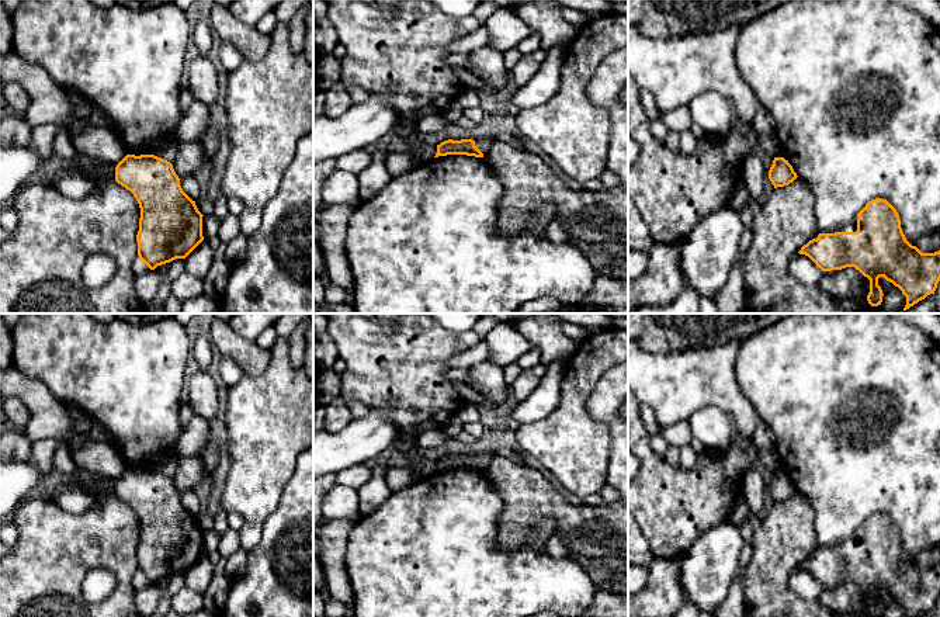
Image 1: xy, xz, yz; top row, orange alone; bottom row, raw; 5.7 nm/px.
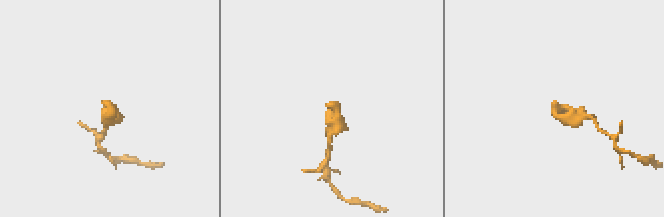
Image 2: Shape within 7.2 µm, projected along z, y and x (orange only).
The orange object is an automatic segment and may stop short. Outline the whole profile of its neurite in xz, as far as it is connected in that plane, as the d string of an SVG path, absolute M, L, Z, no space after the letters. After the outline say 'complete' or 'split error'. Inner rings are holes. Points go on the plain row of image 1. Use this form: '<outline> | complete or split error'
M448 454L437 460L437 468L434 472L447 469L466 469L483 472L483 468L475 461L475 455L472 454L461 454L461 455Z | complete

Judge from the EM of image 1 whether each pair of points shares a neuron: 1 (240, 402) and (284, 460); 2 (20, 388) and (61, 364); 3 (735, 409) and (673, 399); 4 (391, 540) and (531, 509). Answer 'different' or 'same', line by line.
1: same
2: different
3: same
4: different

